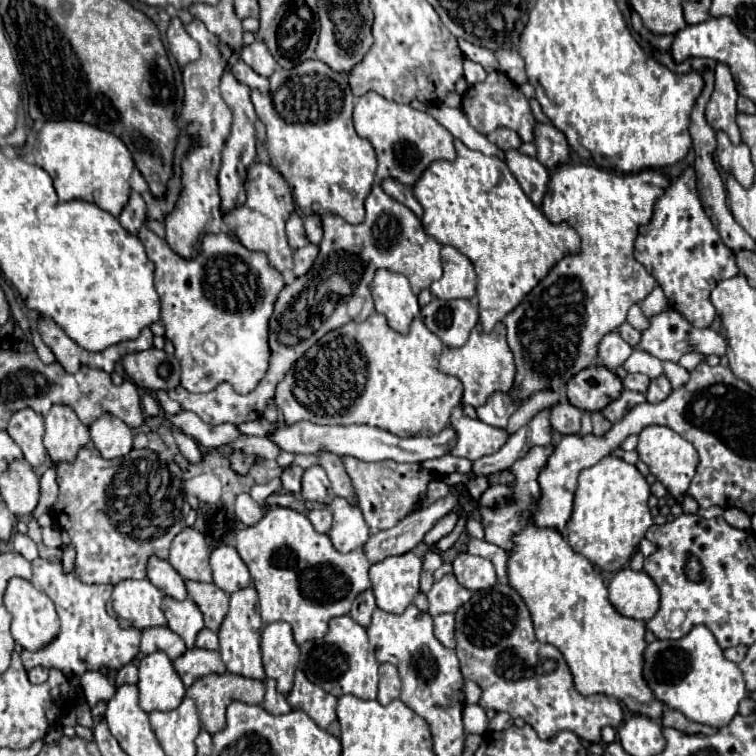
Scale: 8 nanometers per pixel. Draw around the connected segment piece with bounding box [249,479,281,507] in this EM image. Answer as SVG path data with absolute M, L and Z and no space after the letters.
M273 479L271 483L267 483L267 485L255 485L253 489L251 489L251 497L259 503L259 505L263 505L265 507L265 499L271 495L271 493L275 493L275 491L279 491L279 487L281 487L281 483L279 483L279 479Z

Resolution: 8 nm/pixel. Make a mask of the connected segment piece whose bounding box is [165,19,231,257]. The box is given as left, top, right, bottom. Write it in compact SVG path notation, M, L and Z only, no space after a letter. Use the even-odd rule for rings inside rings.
M193 19L189 25L185 25L185 29L199 43L201 57L185 67L185 77L183 77L185 105L181 117L191 121L187 129L189 133L199 133L201 143L183 161L183 191L175 211L165 219L165 229L167 229L165 239L171 245L171 249L179 253L179 257L197 257L201 237L207 233L219 233L223 227L221 213L219 213L221 199L217 193L217 171L221 165L221 149L231 129L231 109L227 107L227 103L219 93L219 81L225 67L225 57L219 39L213 33L209 33L199 19Z

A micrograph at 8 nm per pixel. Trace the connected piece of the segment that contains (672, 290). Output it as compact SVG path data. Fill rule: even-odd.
M689 167L679 179L671 183L671 187L657 199L655 203L655 213L649 225L639 229L639 237L635 241L635 259L643 263L647 273L651 273L661 289L665 291L665 297L669 299L669 305L679 311L693 327L709 327L715 319L715 307L711 305L711 289L721 281L735 277L739 273L737 263L735 263L735 253L727 249L727 245L721 241L717 229L713 227L711 219L705 215L701 201L697 197L697 187L695 187L695 171Z

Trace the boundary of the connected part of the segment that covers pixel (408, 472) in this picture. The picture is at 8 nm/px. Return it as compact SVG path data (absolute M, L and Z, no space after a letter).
M343 457L343 463L353 481L359 509L373 533L389 529L397 525L403 517L407 517L413 511L413 503L419 499L419 495L425 493L429 479L437 477L435 473L421 469L419 463L395 463L395 461L365 463L351 457Z

